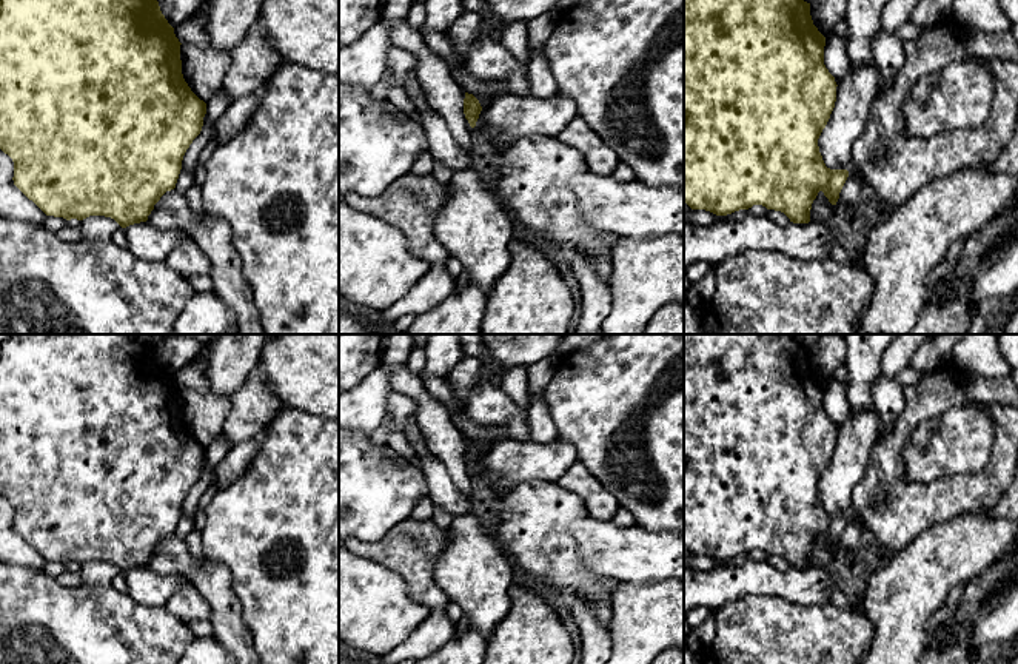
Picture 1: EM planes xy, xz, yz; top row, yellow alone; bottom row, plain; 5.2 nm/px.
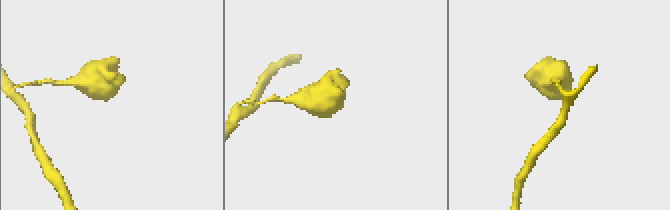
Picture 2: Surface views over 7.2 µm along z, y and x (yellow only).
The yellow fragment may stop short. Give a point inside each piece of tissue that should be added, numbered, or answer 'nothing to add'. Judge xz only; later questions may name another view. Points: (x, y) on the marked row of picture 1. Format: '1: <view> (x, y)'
nothing to add

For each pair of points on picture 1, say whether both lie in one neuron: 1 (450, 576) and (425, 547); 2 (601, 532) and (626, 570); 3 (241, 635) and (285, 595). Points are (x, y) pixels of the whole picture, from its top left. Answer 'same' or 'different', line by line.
1: different
2: same
3: different

